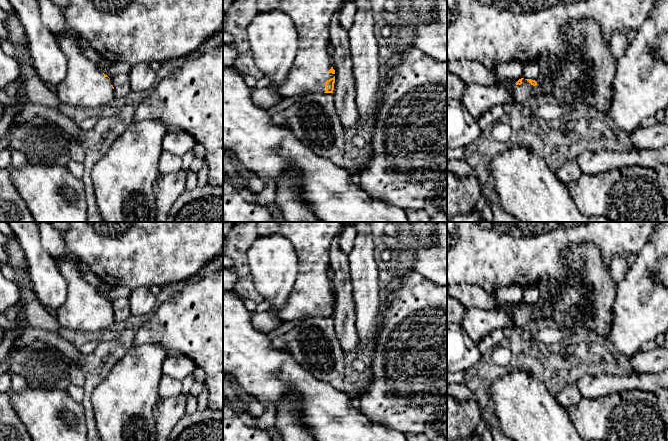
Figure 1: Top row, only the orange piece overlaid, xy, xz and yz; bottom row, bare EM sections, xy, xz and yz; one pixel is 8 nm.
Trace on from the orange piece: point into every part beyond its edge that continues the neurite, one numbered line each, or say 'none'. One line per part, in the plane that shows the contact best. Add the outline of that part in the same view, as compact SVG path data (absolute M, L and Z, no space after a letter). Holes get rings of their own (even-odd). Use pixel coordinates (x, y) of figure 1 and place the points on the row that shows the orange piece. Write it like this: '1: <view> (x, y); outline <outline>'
1: xz (309, 72); outline M256 0L256 4L260 12L279 10L287 14L294 22L297 30L298 51L288 72L287 79L279 88L280 94L288 98L304 95L305 93L324 93L326 90L325 82L336 76L328 72L332 67L332 59L328 53L330 47L330 22L334 13L340 8L342 0Z

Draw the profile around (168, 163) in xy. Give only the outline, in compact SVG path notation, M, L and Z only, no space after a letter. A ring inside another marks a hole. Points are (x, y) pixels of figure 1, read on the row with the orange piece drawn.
M162 151L159 158L159 172L160 174L176 173L182 170L182 157L173 155L167 151Z

